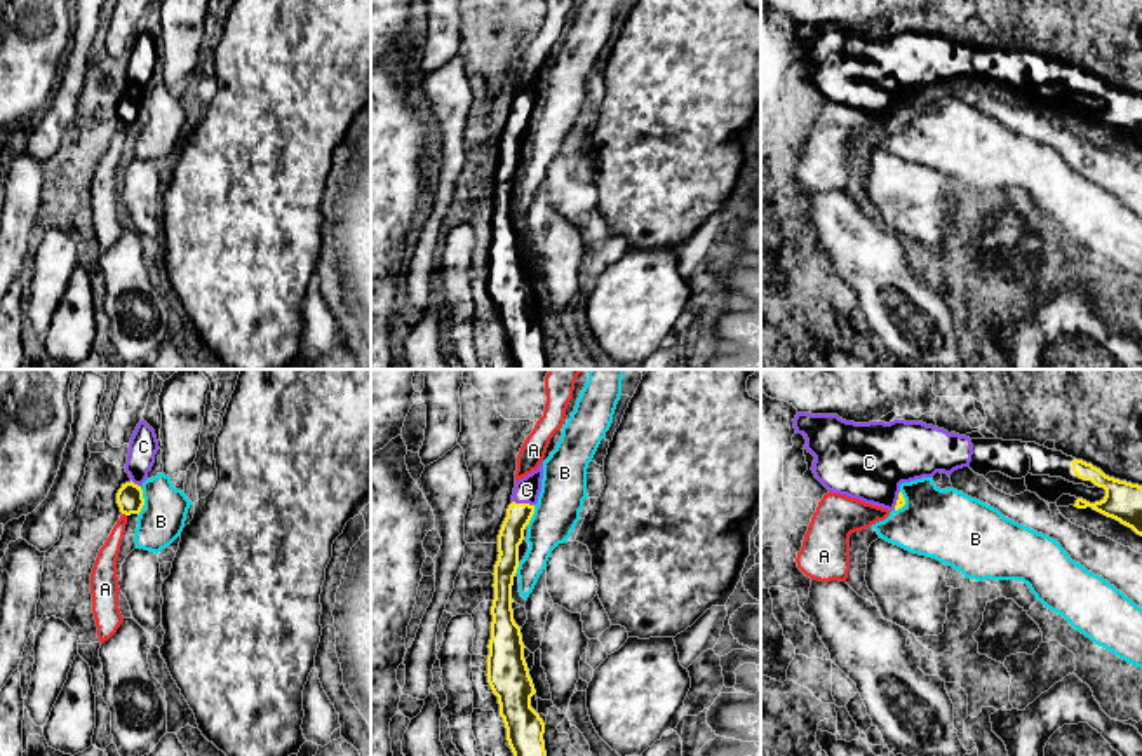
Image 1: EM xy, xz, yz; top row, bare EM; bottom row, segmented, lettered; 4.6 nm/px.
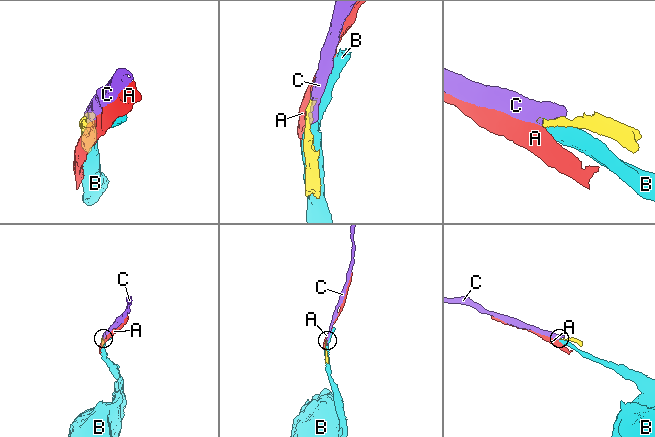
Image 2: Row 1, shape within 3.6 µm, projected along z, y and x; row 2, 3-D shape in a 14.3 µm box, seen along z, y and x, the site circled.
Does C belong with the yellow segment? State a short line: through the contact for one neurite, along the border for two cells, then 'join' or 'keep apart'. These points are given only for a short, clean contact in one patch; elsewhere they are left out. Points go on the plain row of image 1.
join

